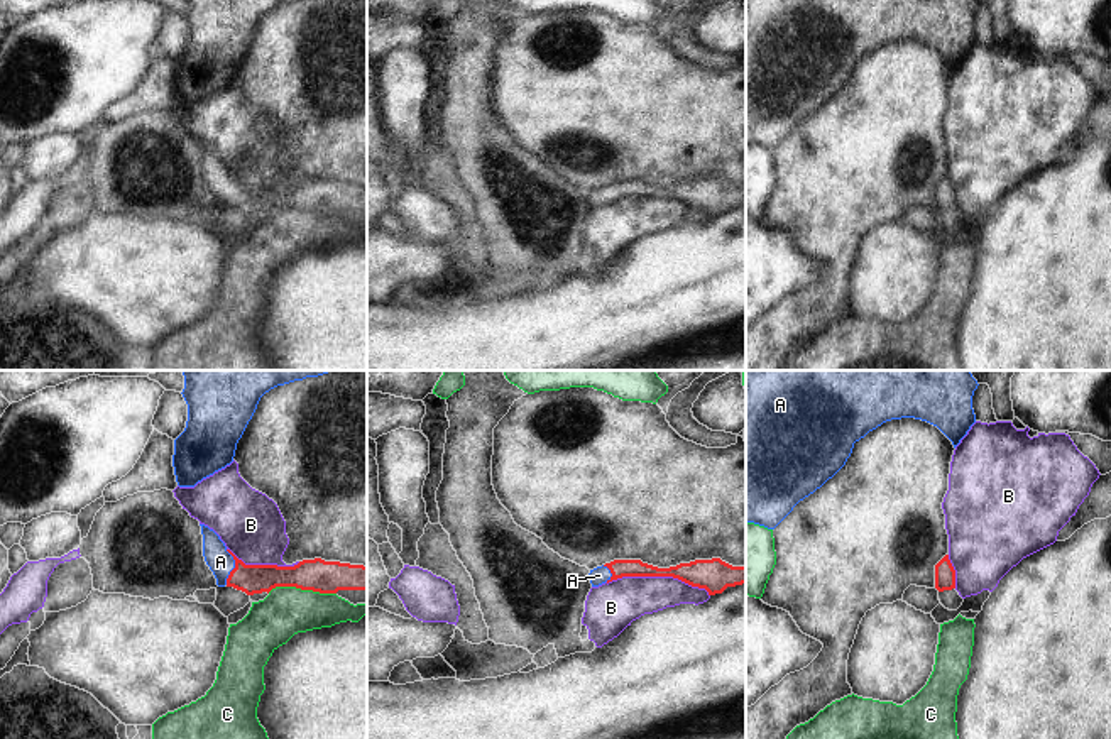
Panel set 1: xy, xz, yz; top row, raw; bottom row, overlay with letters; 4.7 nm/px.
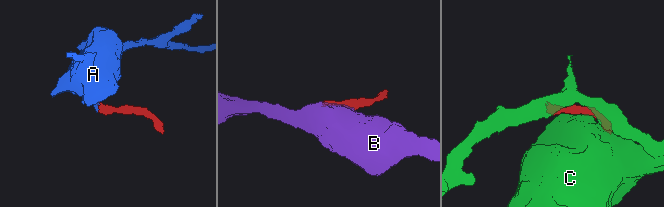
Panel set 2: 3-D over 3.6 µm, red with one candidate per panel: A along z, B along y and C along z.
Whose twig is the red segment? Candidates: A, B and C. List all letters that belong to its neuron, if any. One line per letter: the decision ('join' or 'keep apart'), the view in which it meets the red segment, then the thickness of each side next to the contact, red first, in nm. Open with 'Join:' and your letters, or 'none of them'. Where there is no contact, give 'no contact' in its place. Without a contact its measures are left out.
Join: A
A: join | xy | 140/120 nm
B: keep apart | xz | 140/220 nm
C: keep apart | xy | 160/240 nm

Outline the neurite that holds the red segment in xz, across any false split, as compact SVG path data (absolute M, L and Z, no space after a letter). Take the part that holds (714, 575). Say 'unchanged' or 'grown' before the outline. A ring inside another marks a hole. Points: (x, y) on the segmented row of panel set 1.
grown | M720 558L695 560L670 568L658 568L641 560L614 560L590 570L592 587L622 577L673 577L692 587L705 588L709 595L722 594L727 587L746 583L746 567L732 567Z

